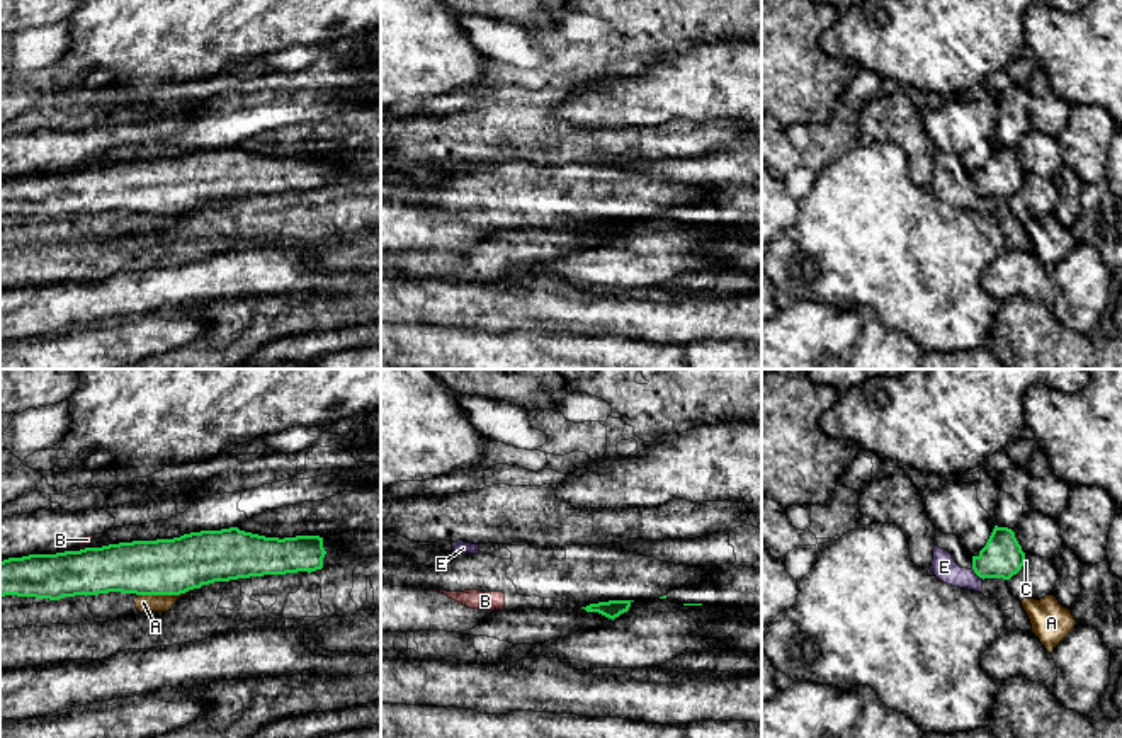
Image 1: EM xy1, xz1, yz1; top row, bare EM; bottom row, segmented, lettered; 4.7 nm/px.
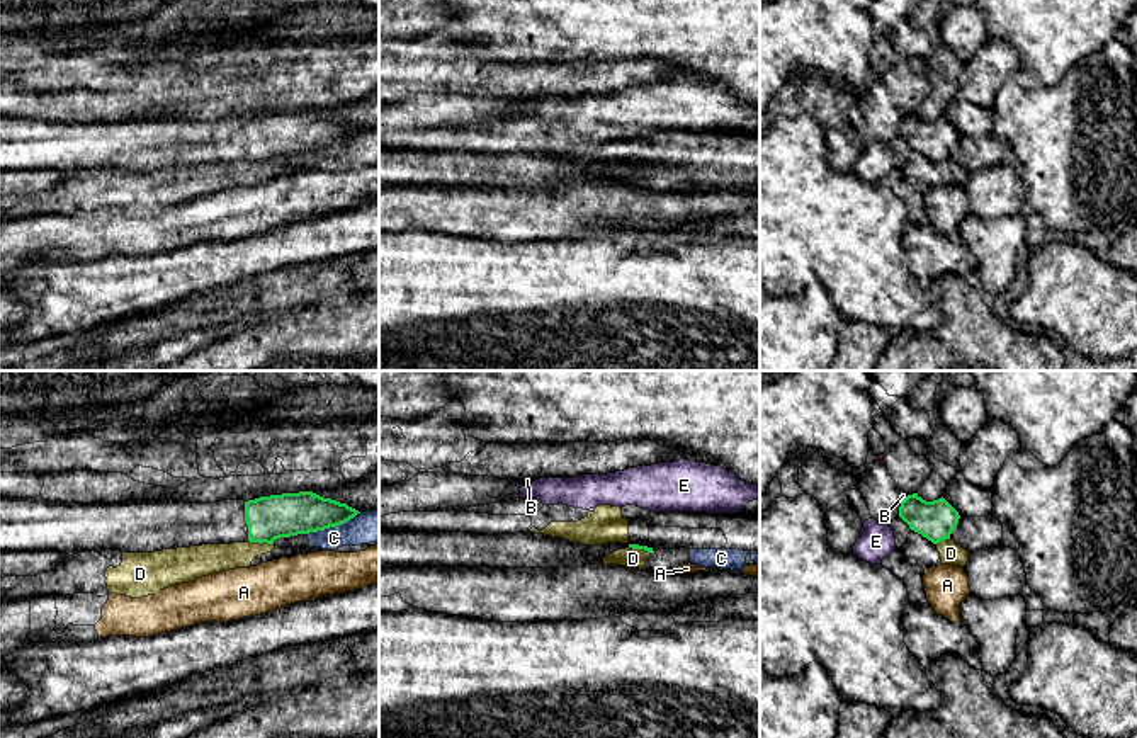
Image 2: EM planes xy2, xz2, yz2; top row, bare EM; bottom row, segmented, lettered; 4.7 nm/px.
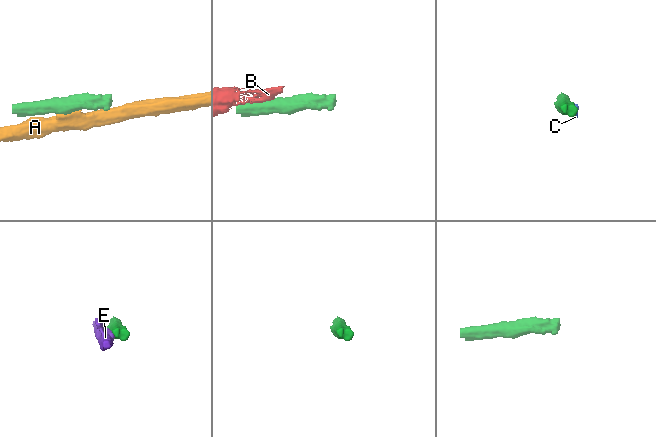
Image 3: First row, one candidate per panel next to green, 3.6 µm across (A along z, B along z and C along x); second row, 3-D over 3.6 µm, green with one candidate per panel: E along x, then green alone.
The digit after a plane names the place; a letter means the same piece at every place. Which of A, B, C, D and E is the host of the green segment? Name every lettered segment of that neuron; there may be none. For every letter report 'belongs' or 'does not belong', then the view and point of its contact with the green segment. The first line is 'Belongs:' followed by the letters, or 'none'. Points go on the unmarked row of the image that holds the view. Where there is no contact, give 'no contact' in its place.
Belongs: none
A: does not belong | xy1 (164, 213)
B: does not belong | xy1 (36, 174)
C: does not belong | xy2 (333, 145)
D: does not belong | xy2 (260, 160)
E: does not belong | yz1 (978, 194)

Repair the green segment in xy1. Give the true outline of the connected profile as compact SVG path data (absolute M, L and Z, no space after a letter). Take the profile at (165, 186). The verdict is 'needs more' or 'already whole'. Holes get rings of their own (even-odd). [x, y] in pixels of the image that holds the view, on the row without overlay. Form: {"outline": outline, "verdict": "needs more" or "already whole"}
{"outline": "M230 146L173 158L8 177L0 180L0 216L60 219L109 211L180 214L214 201L311 192L355 179L355 172L320 155L279 158Z", "verdict": "needs more"}

